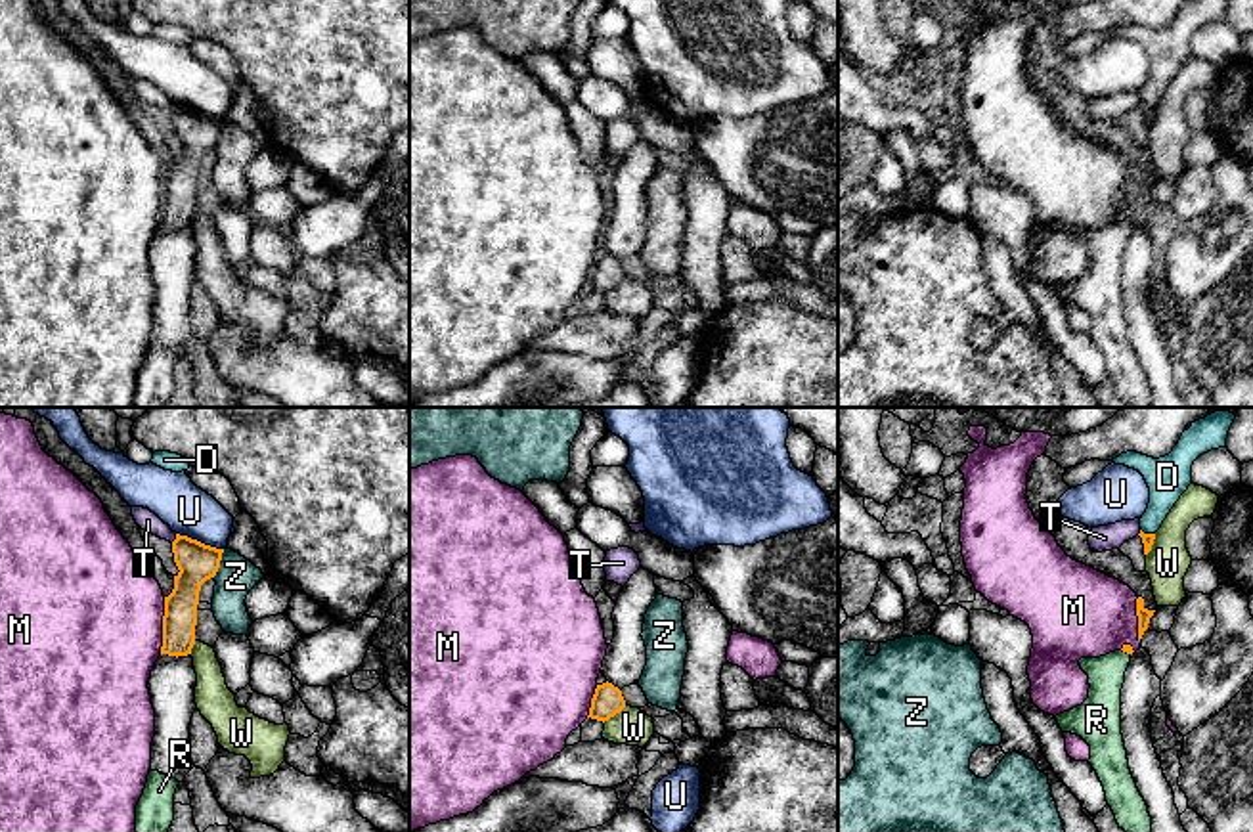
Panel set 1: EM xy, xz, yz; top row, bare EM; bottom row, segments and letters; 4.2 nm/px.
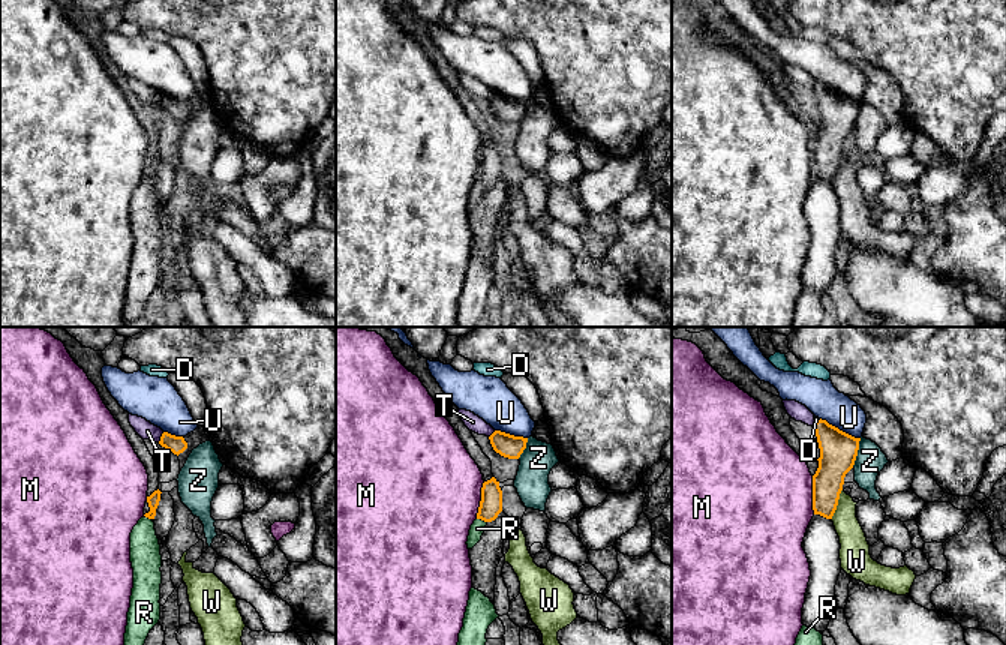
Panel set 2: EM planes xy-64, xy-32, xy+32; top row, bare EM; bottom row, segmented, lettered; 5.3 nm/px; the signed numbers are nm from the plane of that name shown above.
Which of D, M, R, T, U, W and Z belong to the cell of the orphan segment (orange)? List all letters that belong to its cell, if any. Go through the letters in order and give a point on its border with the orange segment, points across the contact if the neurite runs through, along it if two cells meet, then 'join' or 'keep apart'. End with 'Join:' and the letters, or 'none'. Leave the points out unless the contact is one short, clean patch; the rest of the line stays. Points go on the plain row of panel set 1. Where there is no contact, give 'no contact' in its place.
D: meets orange in yz at (1148, 106); runs through yz (1146, 109), (1148, 106), (1167, 50); join
M: meets orange in xy at (163, 197); border along xy (165, 169), (163, 217), (159, 224); keep apart
R: meets orange in yz at (1125, 222); runs through yz (1127, 220), (1125, 222), (1106, 245); join
T: meets orange in xy at (176, 109); border along xy (176, 106), (171, 113); keep apart
U: meets orange in xy at (199, 113); border along xy (176, 104), (222, 121); keep apart
W: meets orange in xz at (615, 285); keep apart
Z: meets orange in xy at (219, 134); border along xy (224, 121), (219, 142), (213, 148); keep apart
Join: D, R

